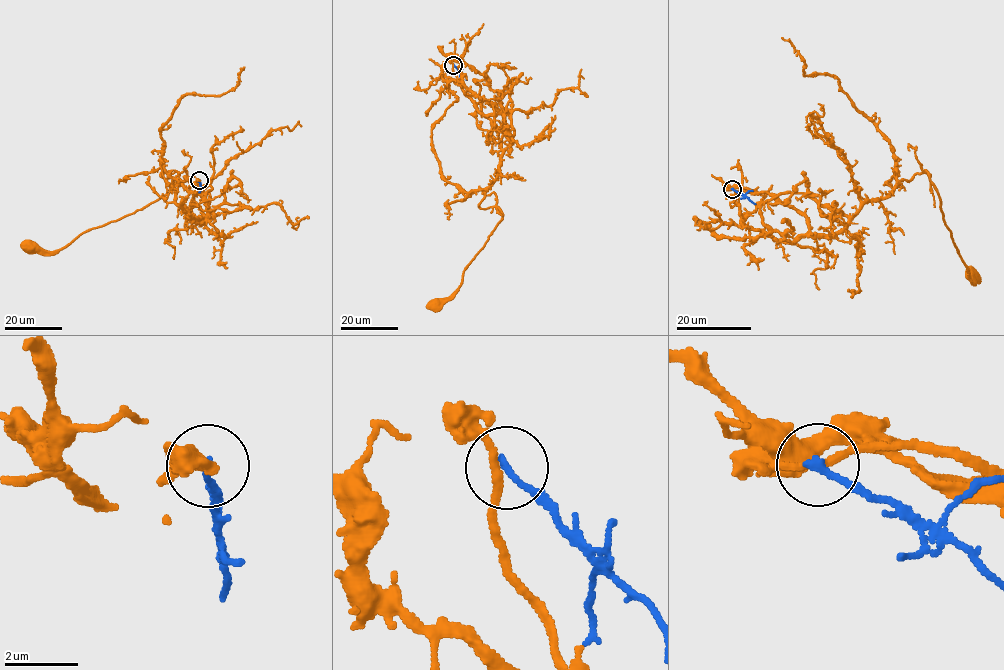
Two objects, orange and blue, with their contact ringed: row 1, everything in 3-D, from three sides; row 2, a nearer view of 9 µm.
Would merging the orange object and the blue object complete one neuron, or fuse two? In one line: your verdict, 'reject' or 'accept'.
reject

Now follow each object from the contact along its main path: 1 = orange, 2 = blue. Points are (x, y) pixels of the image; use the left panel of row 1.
1: (199, 180), (205, 218), (203, 197), (163, 172), (177, 172), (174, 188), (149, 205), (59, 250), (30, 245)
2: (199, 180), (199, 192)

